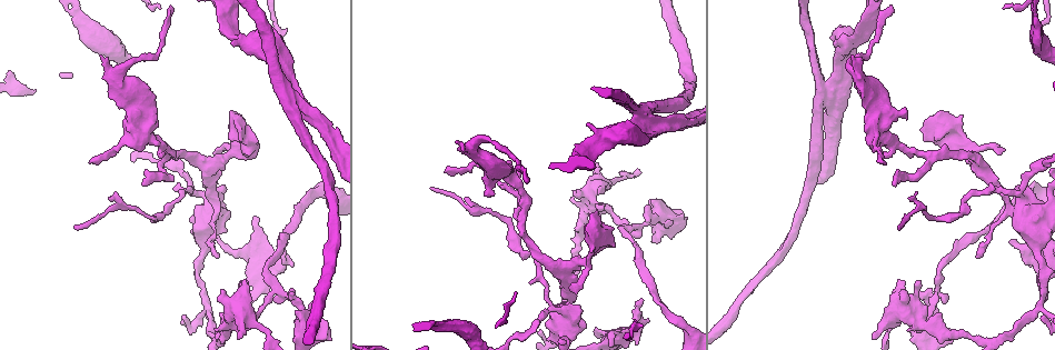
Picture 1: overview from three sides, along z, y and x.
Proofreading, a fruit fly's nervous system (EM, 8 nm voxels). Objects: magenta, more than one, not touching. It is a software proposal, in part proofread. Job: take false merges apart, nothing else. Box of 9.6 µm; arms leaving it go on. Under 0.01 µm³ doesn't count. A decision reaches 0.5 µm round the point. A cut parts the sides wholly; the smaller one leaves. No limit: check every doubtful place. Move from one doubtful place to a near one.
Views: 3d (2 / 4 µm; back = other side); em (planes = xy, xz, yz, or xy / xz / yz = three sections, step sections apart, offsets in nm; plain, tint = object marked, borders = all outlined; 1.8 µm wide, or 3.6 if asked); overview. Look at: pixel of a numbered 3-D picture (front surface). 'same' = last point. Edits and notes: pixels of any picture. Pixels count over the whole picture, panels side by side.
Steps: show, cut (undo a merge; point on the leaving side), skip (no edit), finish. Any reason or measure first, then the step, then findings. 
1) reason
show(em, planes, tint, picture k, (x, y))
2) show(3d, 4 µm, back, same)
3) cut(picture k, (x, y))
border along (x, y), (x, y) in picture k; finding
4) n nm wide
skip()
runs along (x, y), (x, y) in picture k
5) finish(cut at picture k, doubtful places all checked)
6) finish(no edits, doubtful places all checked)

four arms meet
show(em, yz, step 4, tint, picture 1, (843, 84))

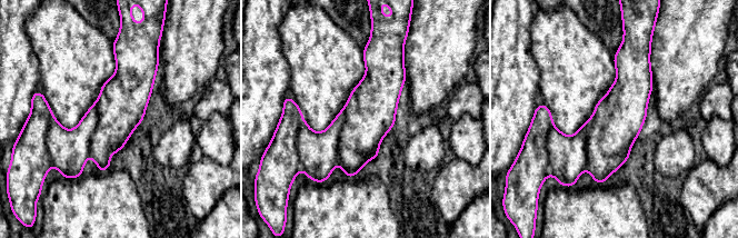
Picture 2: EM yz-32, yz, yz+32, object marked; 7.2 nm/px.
cut(picture 2, (30, 161))
border along (52, 116), (47, 134), (50, 158) in picture 2; two neurons meet here

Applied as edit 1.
calibre changes
show(3d, 4 µm, picture 1, (919, 320))

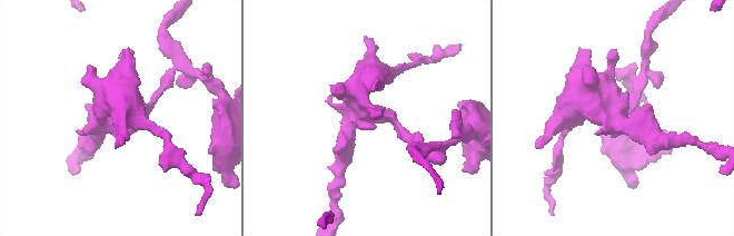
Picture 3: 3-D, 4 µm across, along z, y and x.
show(em, xy, step 16, plain, picture 3, (364, 110))

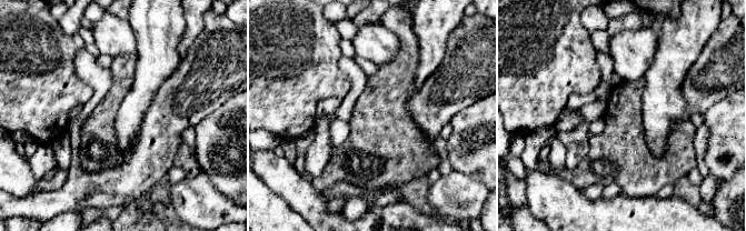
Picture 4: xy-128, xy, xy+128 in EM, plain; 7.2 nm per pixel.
where the object lies
show(em, xy, step 16, tint, same)

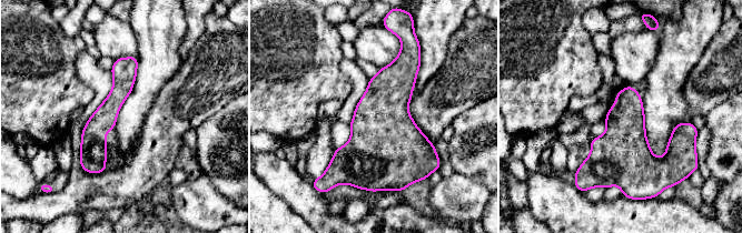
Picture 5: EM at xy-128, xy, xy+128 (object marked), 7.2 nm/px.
70 nm wide
skip()
runs along (134, 59), (96, 128), (87, 169) in picture 5; one neuron here

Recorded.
calibre changes
show(3d, 4 µm, picture 1, (270, 297))

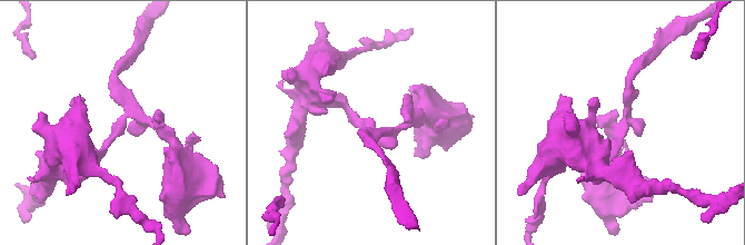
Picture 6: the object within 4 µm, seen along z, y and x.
4 arms; need the tissue
show(em, planes, tint, picture 6, (368, 125))

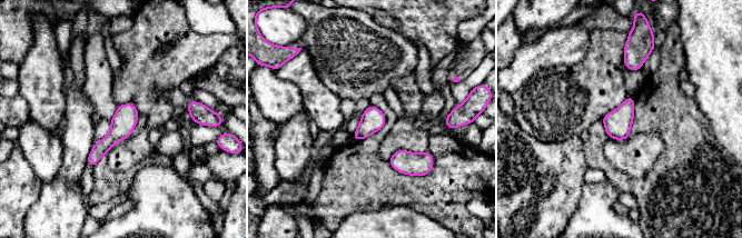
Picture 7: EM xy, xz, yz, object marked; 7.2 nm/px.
skip()
runs along (130, 106), (121, 128), (90, 162) in picture 7; one neuron here

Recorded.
sudden change in width
show(em, xz, step 16, tint, picture 1, (79, 22))

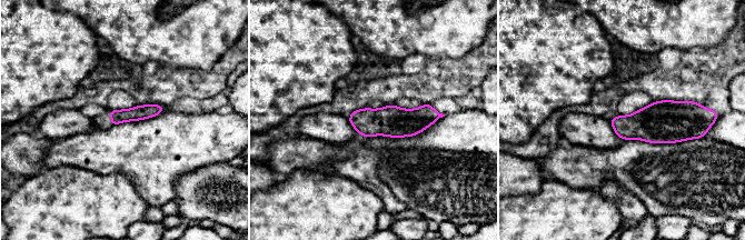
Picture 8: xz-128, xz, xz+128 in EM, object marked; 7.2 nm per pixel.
show(em, planes, tint, same)

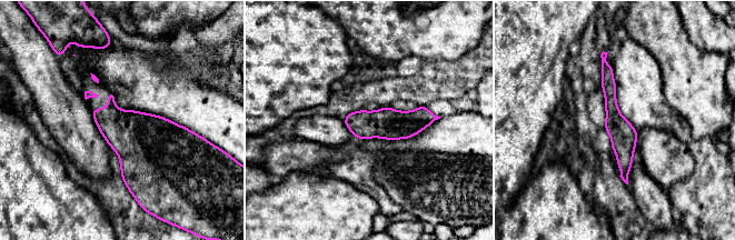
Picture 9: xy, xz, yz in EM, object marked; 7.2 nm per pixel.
skip()
runs along (604, 64), (625, 178) in picture 9; continuous, no second neuron

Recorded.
finish(cut at picture 2, doubtful places all checked)

